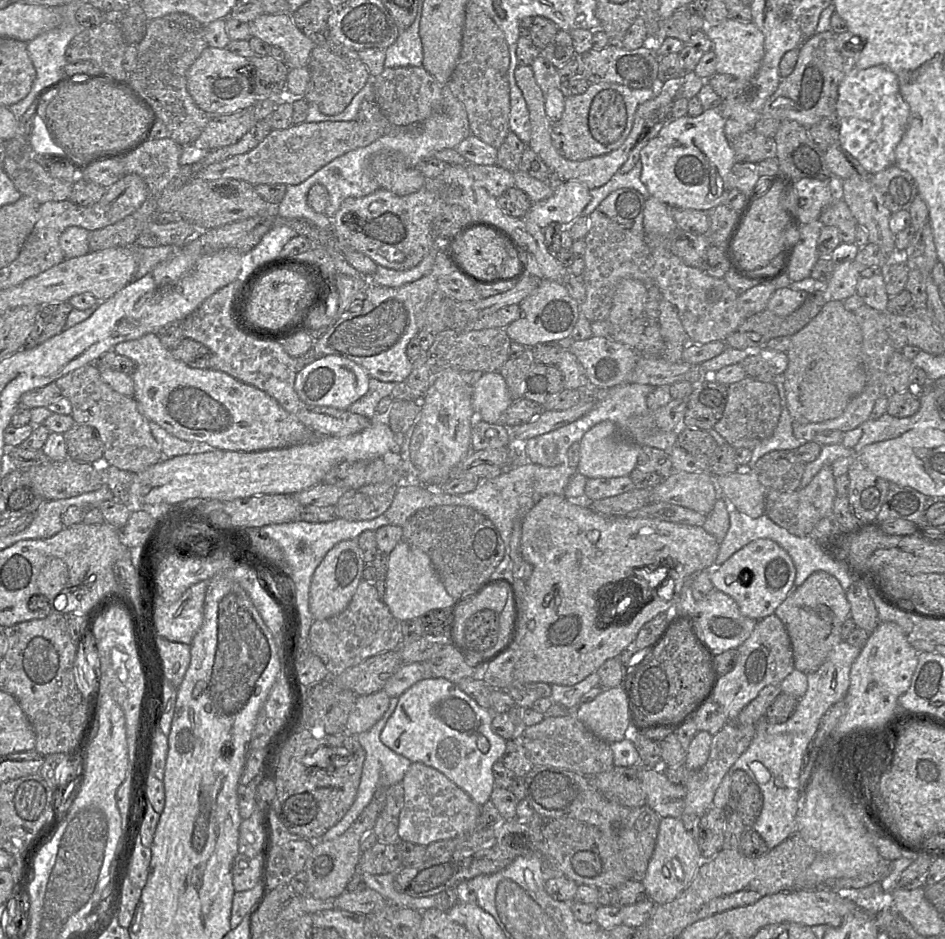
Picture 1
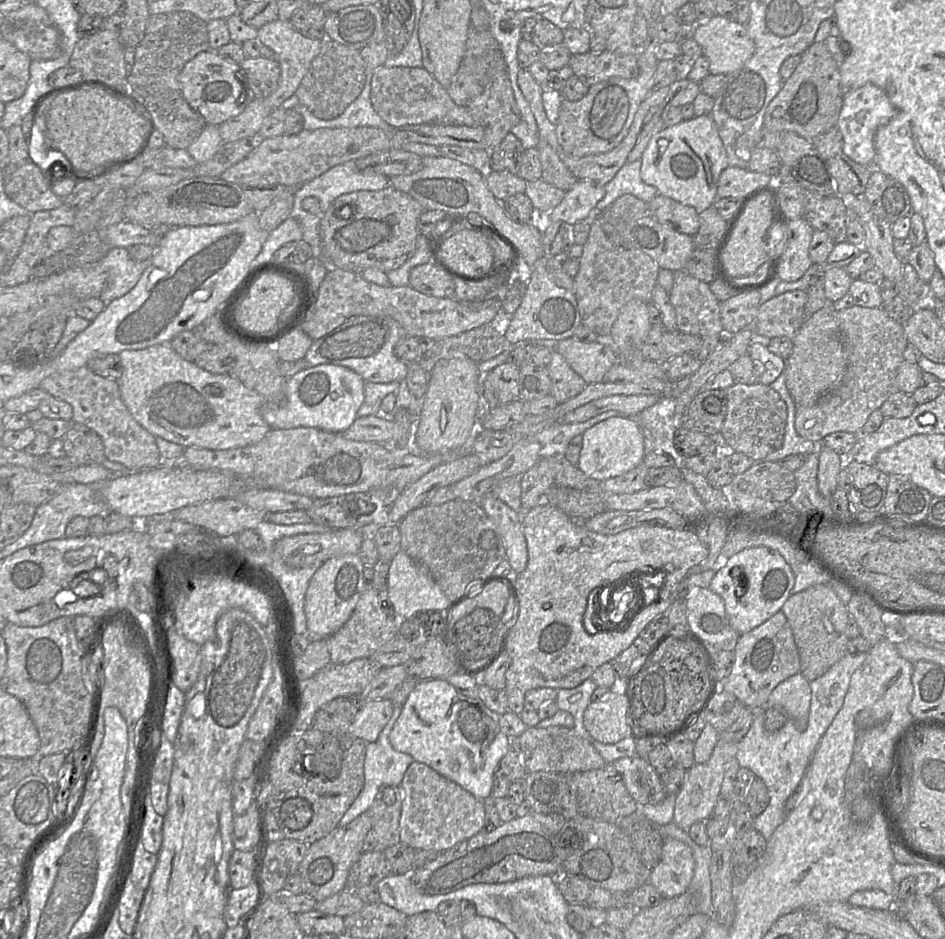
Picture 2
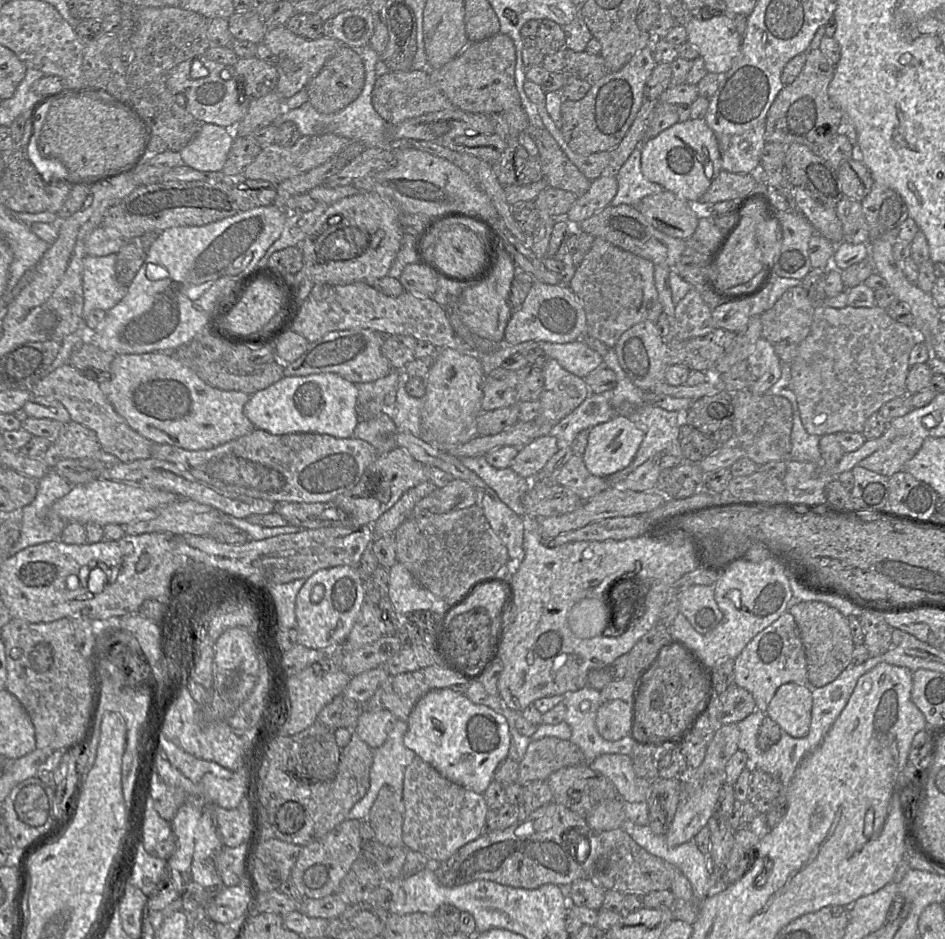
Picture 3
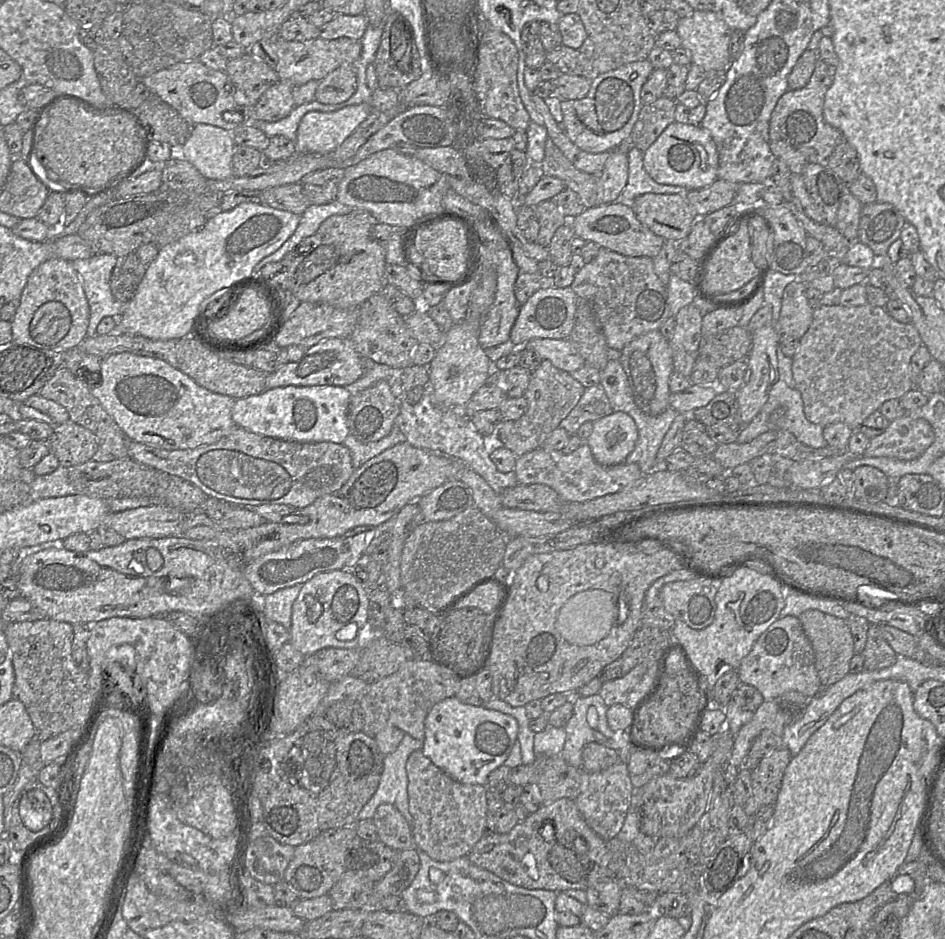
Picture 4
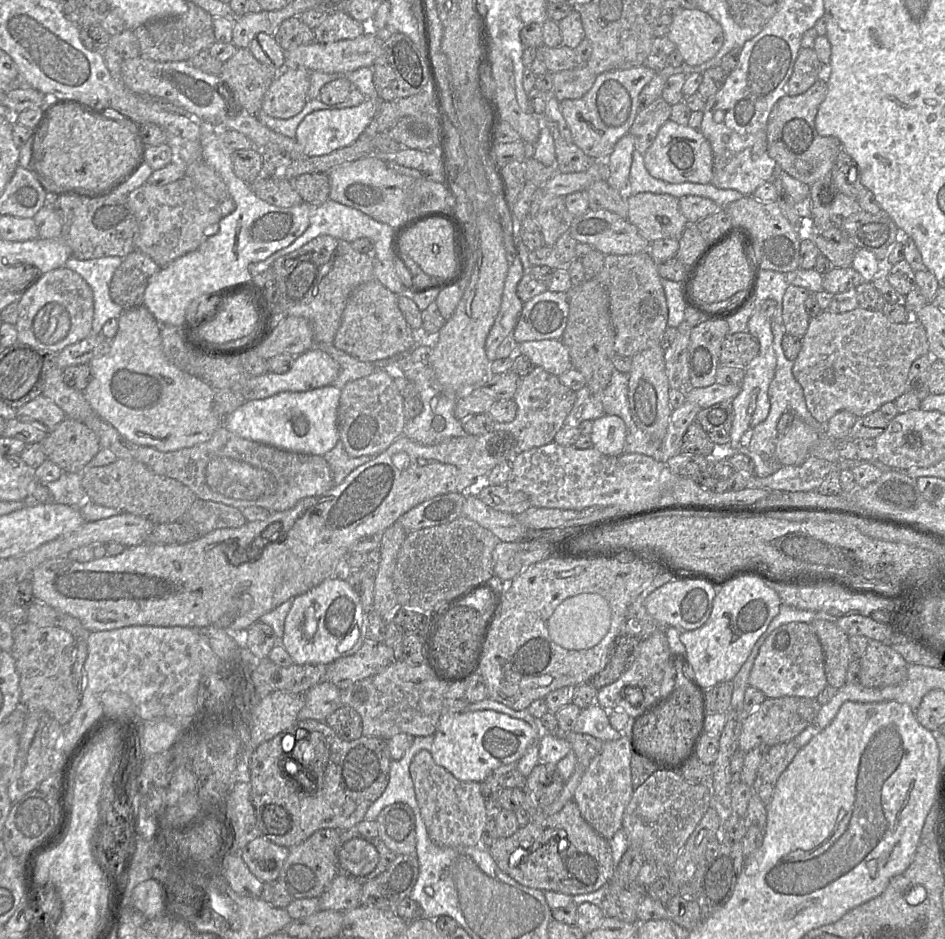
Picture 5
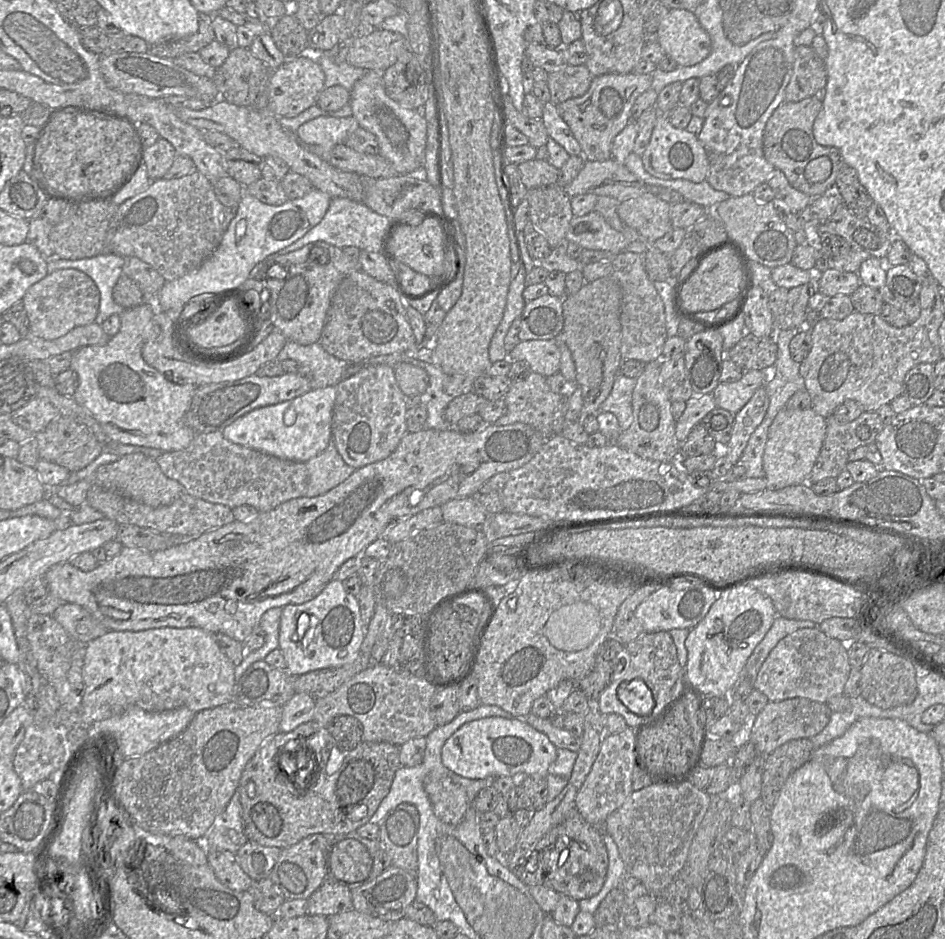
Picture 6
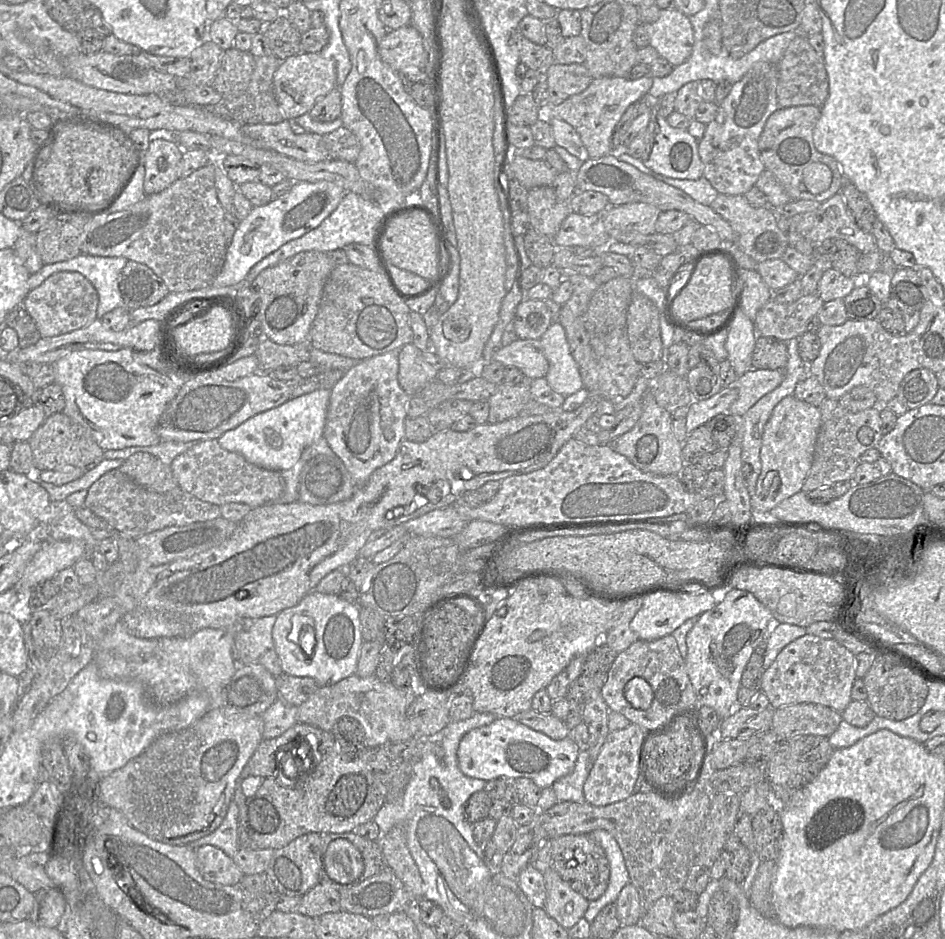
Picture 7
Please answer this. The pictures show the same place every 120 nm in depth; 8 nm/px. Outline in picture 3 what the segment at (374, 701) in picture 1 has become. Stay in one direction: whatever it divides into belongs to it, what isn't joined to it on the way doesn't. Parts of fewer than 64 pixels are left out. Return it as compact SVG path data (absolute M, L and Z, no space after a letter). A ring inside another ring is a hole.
M366 709L355 726L357 735L372 749L380 747L398 719L388 710Z

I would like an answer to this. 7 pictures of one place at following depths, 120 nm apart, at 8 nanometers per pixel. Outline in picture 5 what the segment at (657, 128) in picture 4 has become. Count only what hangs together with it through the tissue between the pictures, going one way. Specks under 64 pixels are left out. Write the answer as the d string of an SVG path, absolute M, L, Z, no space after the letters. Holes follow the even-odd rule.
M661 97L638 110L629 131L637 152L644 154L651 146L659 128L669 120L670 110L671 106Z

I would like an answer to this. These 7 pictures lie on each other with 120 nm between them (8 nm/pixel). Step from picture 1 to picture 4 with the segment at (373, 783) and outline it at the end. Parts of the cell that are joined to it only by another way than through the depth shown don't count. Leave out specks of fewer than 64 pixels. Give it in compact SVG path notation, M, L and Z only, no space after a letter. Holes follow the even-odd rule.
M405 734L397 749L383 757L383 770L378 788L358 814L358 820L372 819L376 809L383 803L392 804L412 827L408 806L408 777L406 763L416 750L421 750L423 741Z

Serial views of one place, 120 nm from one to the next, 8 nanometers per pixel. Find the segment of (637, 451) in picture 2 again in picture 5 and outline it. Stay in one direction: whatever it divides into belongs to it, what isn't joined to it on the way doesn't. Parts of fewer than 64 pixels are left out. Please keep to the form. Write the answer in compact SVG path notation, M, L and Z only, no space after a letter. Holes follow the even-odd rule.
M604 415L593 421L590 437L593 447L605 455L617 456L623 453L626 439L624 421L616 415Z

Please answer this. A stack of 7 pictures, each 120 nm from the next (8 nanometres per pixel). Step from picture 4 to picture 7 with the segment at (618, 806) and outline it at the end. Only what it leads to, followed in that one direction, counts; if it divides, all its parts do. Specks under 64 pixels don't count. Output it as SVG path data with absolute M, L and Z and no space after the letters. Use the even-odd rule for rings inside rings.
M632 723L622 730L608 732L583 786L586 803L592 806L607 806L633 794L635 782L640 774L641 747L648 733L650 732L643 727Z

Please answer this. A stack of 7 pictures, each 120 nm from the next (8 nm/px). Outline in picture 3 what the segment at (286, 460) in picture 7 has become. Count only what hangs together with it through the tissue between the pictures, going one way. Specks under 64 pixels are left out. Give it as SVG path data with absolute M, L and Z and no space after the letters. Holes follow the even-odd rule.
M336 373L284 376L252 394L243 411L256 429L274 435L305 432L345 439L353 437L358 424L357 397L356 385Z

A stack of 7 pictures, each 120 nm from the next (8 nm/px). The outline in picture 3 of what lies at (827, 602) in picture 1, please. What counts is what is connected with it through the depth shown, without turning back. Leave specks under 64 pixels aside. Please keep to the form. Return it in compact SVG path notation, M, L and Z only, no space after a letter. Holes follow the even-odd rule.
M802 601L788 612L794 617L804 646L810 690L833 682L850 664L854 649L847 617L821 601Z

